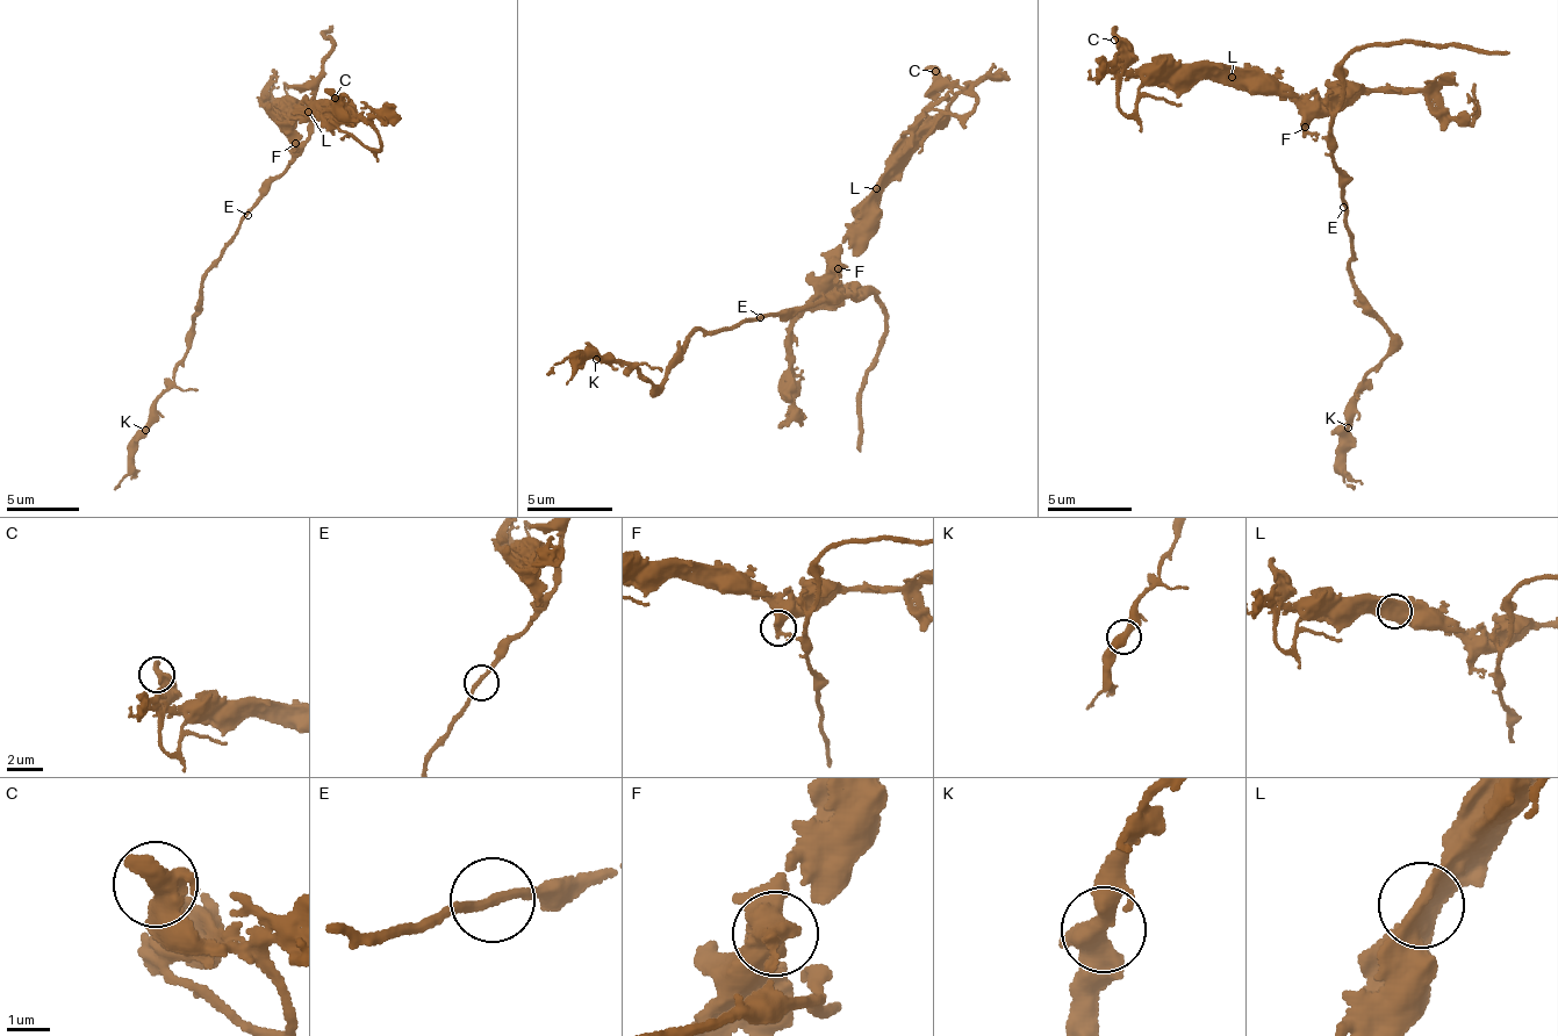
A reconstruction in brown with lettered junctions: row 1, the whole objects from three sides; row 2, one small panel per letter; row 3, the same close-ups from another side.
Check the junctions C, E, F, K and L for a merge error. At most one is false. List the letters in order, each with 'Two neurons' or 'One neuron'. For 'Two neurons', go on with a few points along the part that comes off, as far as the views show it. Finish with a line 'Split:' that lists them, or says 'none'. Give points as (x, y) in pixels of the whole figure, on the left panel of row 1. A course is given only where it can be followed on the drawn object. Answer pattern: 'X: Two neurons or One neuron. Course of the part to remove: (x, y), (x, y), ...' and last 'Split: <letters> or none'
C: One neuron
E: One neuron
F: Two neurons. Course of the part to remove: (294, 142), (280, 174), (205, 278), (192, 346), (157, 400), (157, 418), (137, 437), (126, 476), (113, 488)
K: One neuron
L: One neuron
Split: F

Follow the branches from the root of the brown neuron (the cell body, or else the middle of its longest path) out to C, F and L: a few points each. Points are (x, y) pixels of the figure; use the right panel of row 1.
C: (1344, 202), (1330, 145), (1291, 101), (1210, 78), (1144, 80), (1126, 71), (1114, 40)
F: (1344, 202), (1330, 145), (1316, 138), (1304, 126)
L: (1344, 202), (1330, 145), (1308, 126), (1308, 117), (1291, 101), (1263, 84), (1232, 77)

